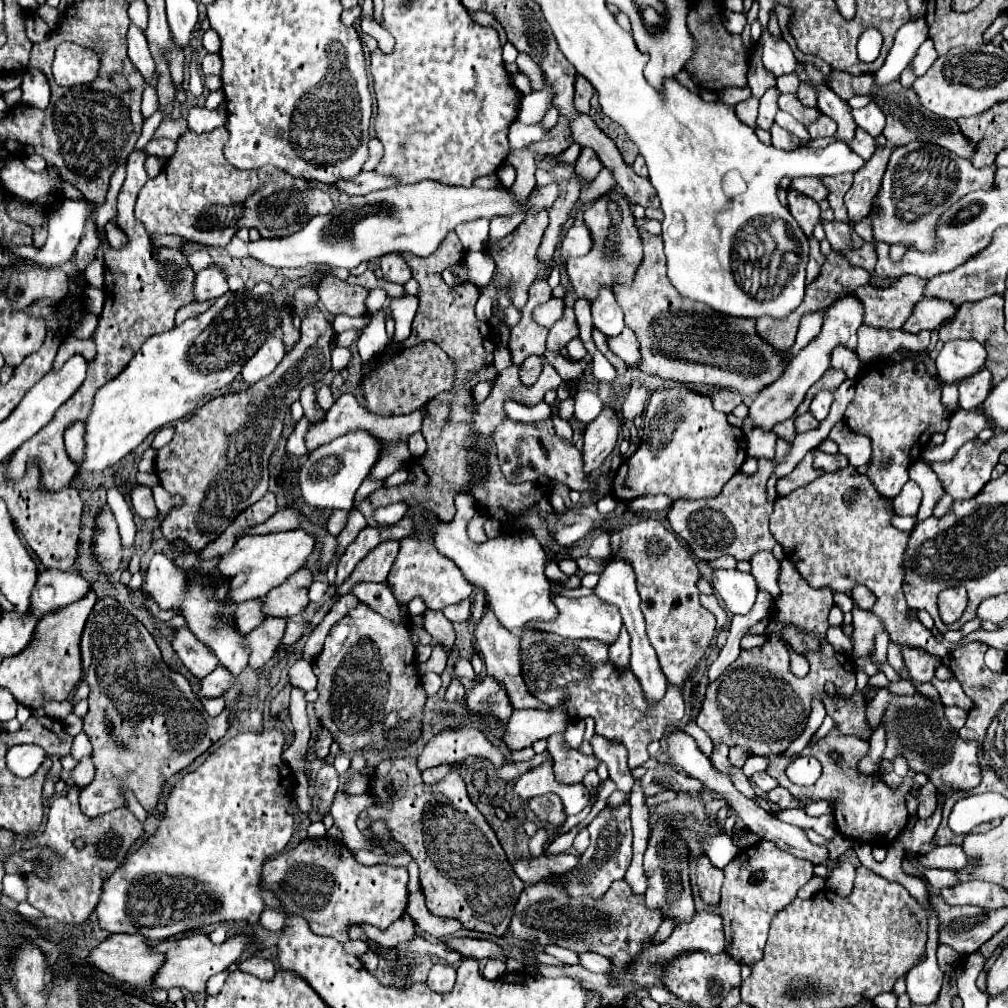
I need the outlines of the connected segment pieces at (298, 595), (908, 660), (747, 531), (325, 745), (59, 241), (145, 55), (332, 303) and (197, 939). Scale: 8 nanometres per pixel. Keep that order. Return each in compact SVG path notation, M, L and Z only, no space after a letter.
M300 569L280 587L272 589L264 597L264 613L268 617L292 617L304 611L310 603L308 587L314 581L314 573L310 569Z
M900 645L900 653L904 657L906 669L910 673L910 679L914 683L928 683L934 677L934 671L938 665L942 665L942 657L934 657L930 653L924 653L924 649Z
M758 459L758 471L754 475L736 473L714 499L698 501L676 501L670 507L668 523L678 537L682 537L690 551L704 561L714 561L722 555L732 555L738 561L750 561L758 551L772 551L776 541L768 529L772 515L772 503L766 499L766 481L772 473L768 459Z
M322 725L322 733L318 735L318 739L316 739L316 757L320 759L320 761L324 761L328 755L330 755L330 745L332 745L332 737L330 737L330 733L328 733L328 729Z
M62 199L50 213L50 223L48 223L48 239L42 247L36 245L26 245L26 247L18 247L14 253L28 259L30 263L38 265L38 267L62 267L64 263L68 263L80 243L80 237L84 233L84 221L90 215L90 209L94 205L90 201L70 201L70 199Z
M130 25L130 29L128 29L128 57L132 59L136 69L144 75L144 79L152 81L156 85L156 79L158 79L156 65L154 65L154 59L150 55L150 49L148 49L146 35L136 25Z
M328 275L318 285L320 303L324 309L328 309L332 315L350 315L350 317L362 317L366 315L366 297L368 291L356 285L350 285L334 275Z
M192 933L182 939L168 939L162 941L156 949L166 955L166 963L158 971L154 985L160 989L170 989L170 987L180 987L188 989L190 993L206 993L206 983L212 975L222 973L226 967L238 961L238 957L248 949L248 945L254 941L254 935L248 933L236 933L228 937L224 943L216 945L210 941L208 935L204 933Z

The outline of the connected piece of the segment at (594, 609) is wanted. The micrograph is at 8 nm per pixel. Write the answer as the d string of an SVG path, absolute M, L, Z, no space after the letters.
M556 595L554 603L558 605L558 611L560 611L558 619L548 621L548 623L532 621L532 623L528 623L528 627L536 627L540 631L550 631L550 633L560 633L562 637L568 637L568 639L598 639L606 645L612 645L618 639L618 633L622 629L622 617L614 605L600 601L596 595L580 597L580 599Z

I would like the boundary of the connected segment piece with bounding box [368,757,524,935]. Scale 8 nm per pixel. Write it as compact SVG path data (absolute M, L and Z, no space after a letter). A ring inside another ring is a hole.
M412 757L386 759L376 769L378 773L372 779L372 789L374 795L378 793L378 803L368 809L368 815L372 821L384 819L392 831L392 837L402 843L414 857L416 865L420 867L420 883L430 913L442 917L456 917L462 921L464 929L504 935L508 931L508 923L514 913L512 909L524 889L524 883L516 877L512 863L508 861L492 827L486 823L476 805L468 799L464 779L458 773L448 773L446 779L442 779L438 785L426 785L420 779L416 759ZM382 793L388 793L390 799L380 797Z

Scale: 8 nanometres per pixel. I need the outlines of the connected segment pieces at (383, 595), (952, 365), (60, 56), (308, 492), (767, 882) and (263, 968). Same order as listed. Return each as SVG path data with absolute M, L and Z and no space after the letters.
M356 583L350 591L356 595L360 601L368 603L374 611L380 615L398 621L398 601L394 601L394 595L390 593L390 587L386 583Z
M974 339L948 341L936 357L938 375L944 383L956 383L986 367L986 349Z
M64 41L56 49L52 73L56 83L62 87L90 83L98 79L100 61L102 57L98 57L94 49L86 49L82 45L74 45L72 41Z
M352 431L308 453L308 457L302 461L298 469L298 489L304 505L328 509L328 511L334 511L334 509L350 511L354 493L370 473L372 465L376 463L378 451L380 451L380 445L372 435L362 431Z
M758 841L730 861L724 875L718 911L726 933L726 953L740 965L754 965L754 961L762 959L762 949L766 945L768 927L774 913L782 911L786 905L790 905L790 901L796 899L798 889L812 879L814 865L810 861L796 859L770 841Z
M260 957L242 961L242 963L240 963L240 971L246 971L246 973L258 977L258 979L264 979L264 981L270 981L270 979L274 979L274 975L276 975L276 967L272 967L272 961L260 959Z

